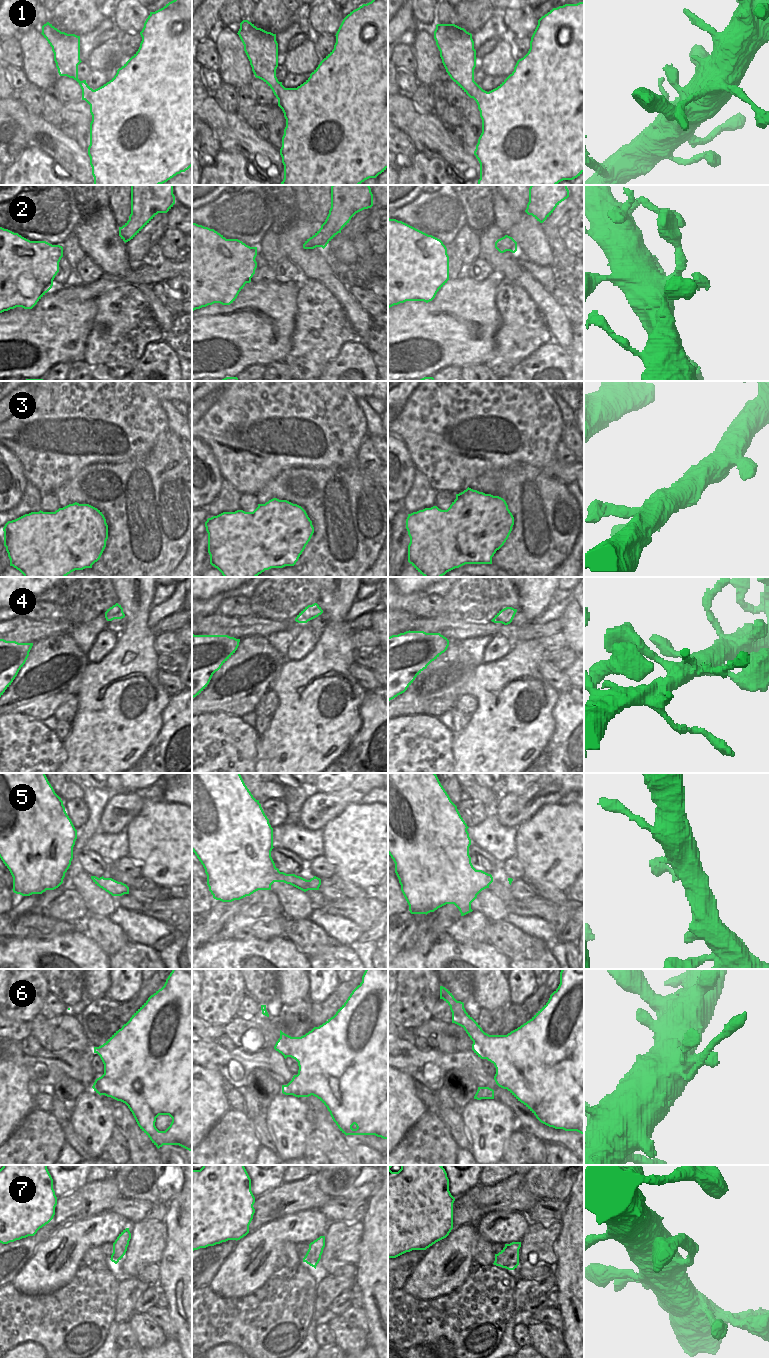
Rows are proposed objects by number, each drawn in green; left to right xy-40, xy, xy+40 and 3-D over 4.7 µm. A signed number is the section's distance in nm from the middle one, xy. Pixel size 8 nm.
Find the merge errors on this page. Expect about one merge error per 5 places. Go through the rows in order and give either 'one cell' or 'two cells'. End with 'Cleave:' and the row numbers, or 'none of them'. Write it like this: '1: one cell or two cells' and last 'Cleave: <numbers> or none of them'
1: one cell
2: one cell
3: one cell
4: one cell
5: one cell
6: one cell
7: one cell
Cleave: none of them

